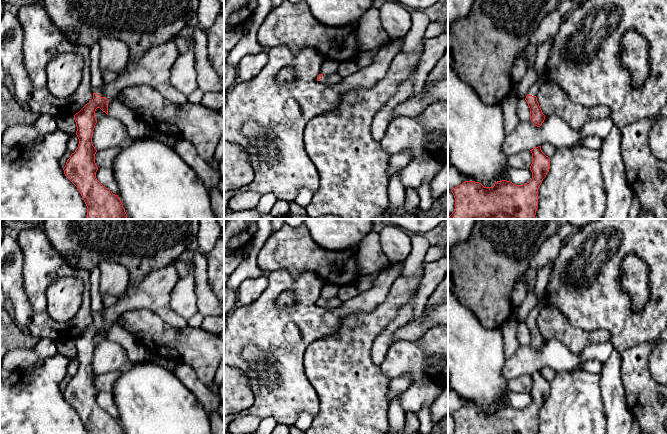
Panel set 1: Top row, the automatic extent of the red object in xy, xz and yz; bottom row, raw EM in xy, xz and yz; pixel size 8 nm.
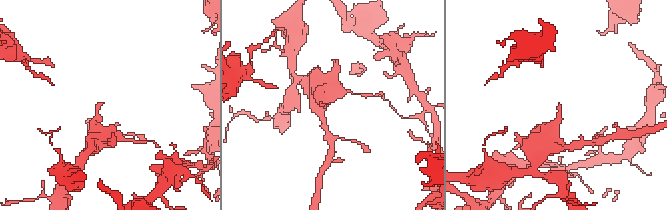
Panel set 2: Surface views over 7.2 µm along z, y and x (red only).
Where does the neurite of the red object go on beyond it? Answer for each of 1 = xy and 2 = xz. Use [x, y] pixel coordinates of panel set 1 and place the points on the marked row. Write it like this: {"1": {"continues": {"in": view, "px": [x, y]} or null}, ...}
{"1": {"continues": {"in": "xy", "px": [153, 68]}}, "2": {"continues": {"in": "xz", "px": [329, 80]}}}

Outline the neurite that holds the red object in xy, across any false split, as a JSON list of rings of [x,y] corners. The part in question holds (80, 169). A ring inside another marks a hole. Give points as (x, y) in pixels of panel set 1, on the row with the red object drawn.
[[[174,40],[157,45],[146,51],[138,60],[129,57],[126,69],[117,78],[101,89],[93,89],[93,99],[74,115],[79,144],[63,168],[65,176],[77,187],[86,206],[85,219],[127,219],[127,214],[118,195],[113,194],[96,178],[97,150],[92,144],[92,135],[97,120],[95,111],[100,108],[108,115],[108,103],[117,94],[131,86],[147,85],[162,97],[176,105],[188,102],[184,95],[170,82],[171,69],[180,55]]]

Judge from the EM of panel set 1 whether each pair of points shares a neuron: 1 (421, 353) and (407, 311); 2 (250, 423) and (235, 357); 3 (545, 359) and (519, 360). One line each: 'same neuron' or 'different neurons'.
1: different neurons
2: different neurons
3: same neuron

